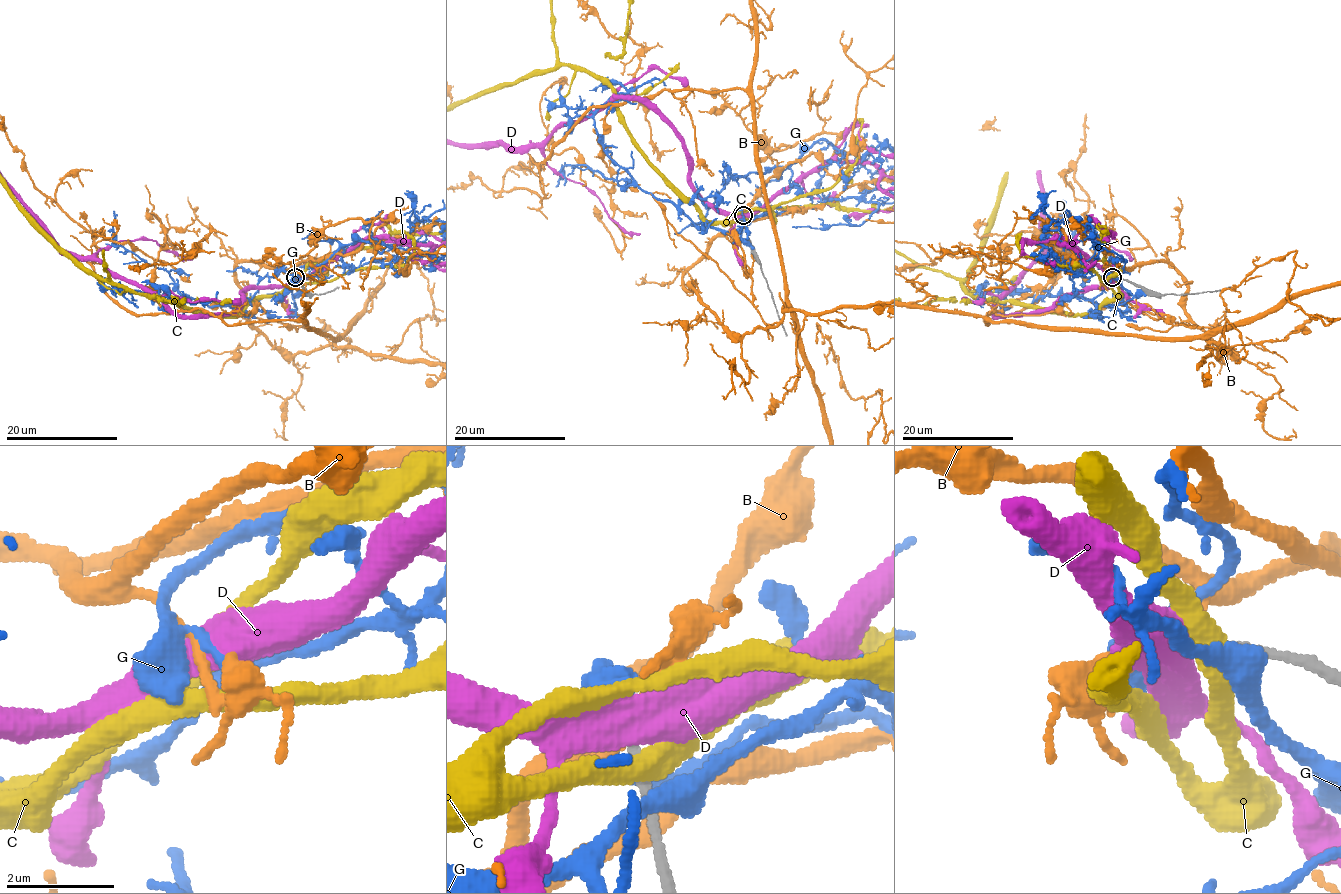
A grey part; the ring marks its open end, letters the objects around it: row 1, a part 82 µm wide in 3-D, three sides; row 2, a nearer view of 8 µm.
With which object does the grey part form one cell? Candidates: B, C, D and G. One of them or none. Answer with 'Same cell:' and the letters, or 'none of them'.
Same cell: none of them

